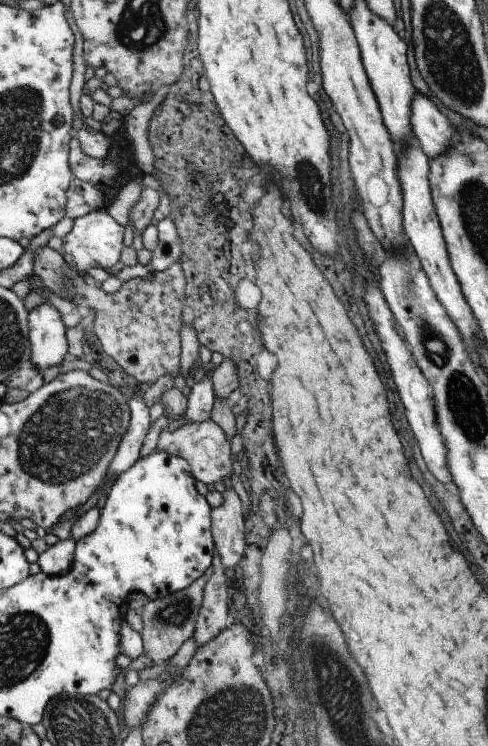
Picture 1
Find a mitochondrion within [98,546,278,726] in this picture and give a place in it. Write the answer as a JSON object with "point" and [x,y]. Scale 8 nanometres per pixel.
{"point":[175,615]}

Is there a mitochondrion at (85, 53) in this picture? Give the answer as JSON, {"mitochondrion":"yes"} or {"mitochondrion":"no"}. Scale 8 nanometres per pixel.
{"mitochondrion":"no"}

